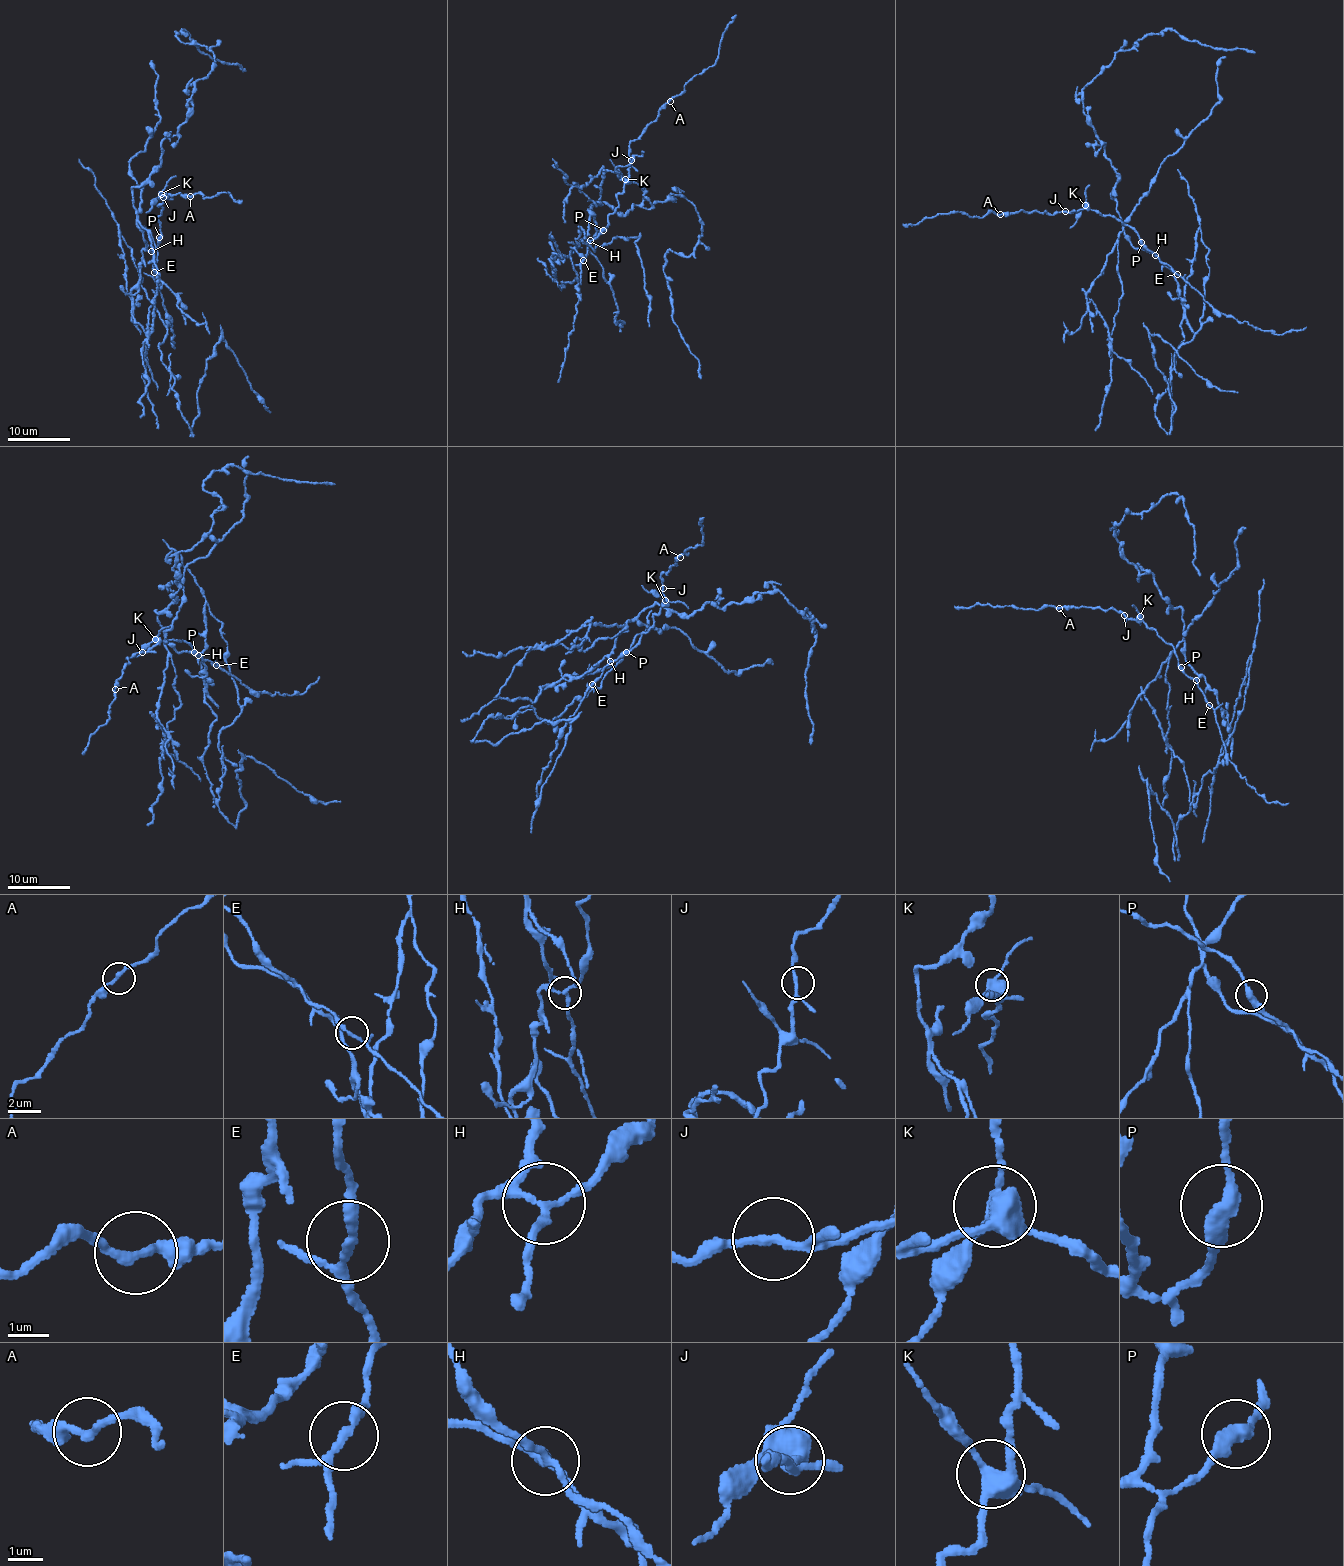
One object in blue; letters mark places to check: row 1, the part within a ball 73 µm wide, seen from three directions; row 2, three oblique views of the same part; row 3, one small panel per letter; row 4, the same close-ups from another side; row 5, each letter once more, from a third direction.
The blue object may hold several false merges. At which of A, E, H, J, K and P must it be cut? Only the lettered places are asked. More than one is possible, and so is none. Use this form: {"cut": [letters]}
{"cut": ["H", "K"]}

